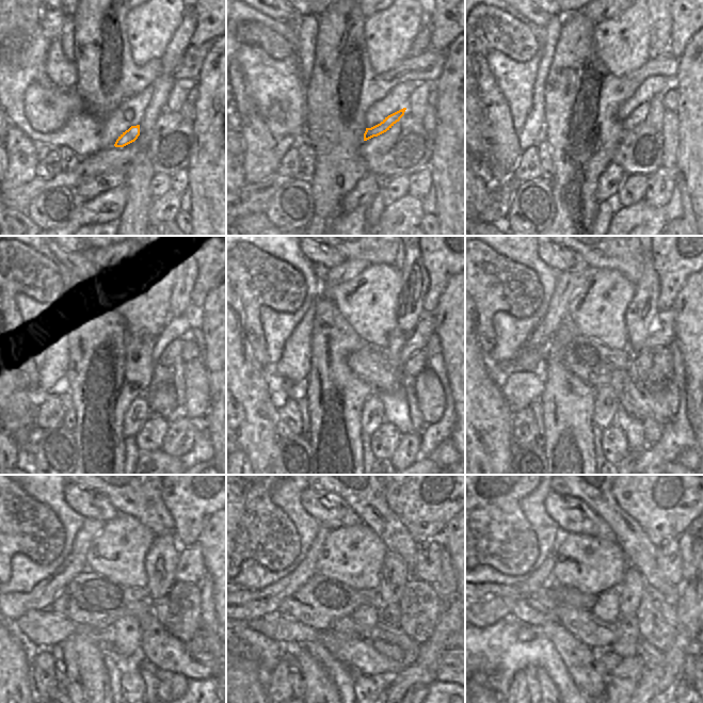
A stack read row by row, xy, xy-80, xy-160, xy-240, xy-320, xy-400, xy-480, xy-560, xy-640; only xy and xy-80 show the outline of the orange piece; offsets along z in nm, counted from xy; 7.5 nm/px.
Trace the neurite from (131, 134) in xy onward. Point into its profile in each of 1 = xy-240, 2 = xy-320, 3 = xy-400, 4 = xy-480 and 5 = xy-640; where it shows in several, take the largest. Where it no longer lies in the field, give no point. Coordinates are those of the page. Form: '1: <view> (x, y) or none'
1: xy-240 (173, 350)
2: xy-320 (416, 340)
3: xy-400 (665, 333)
4: xy-480 (191, 570)
5: xy-640 (668, 557)

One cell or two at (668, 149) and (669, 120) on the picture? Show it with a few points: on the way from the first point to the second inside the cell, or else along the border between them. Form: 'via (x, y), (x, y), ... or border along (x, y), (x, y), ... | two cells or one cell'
via (669, 142), (669, 127) | one cell

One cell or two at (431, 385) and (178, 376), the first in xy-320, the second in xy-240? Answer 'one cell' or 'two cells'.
two cells

